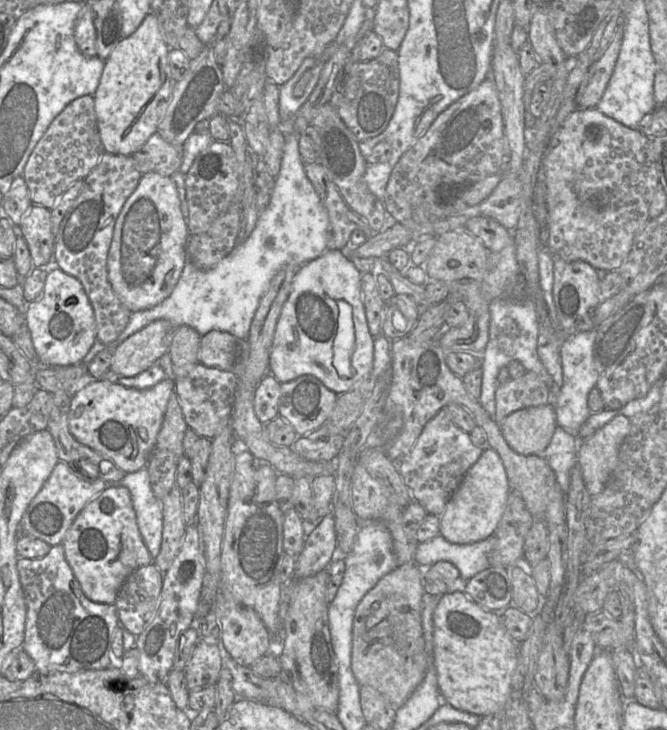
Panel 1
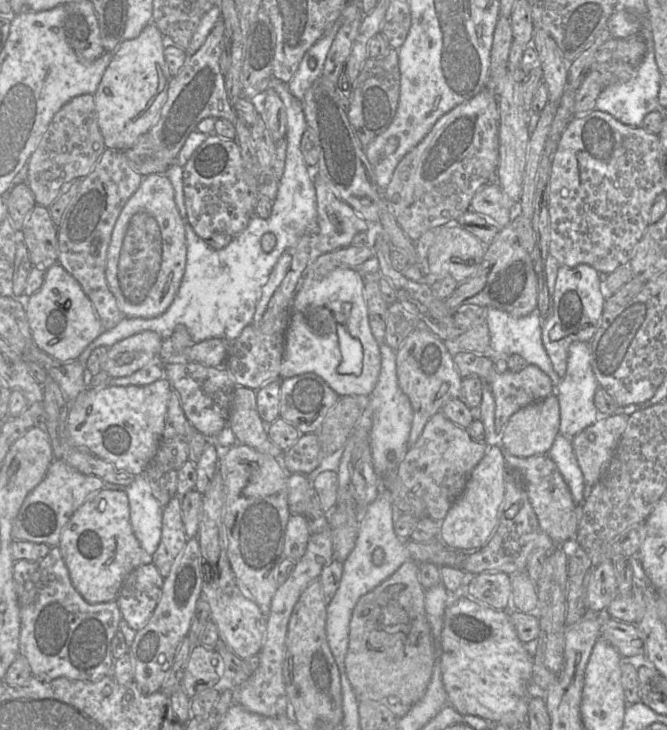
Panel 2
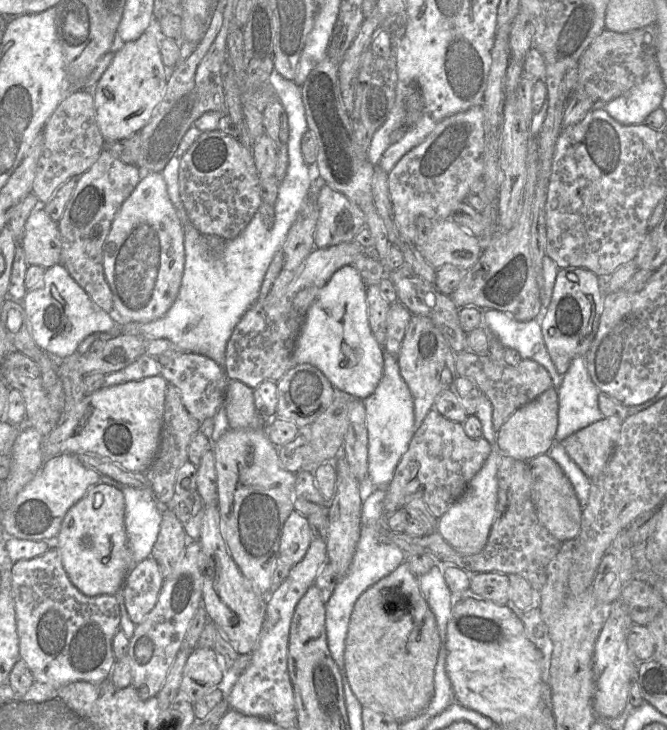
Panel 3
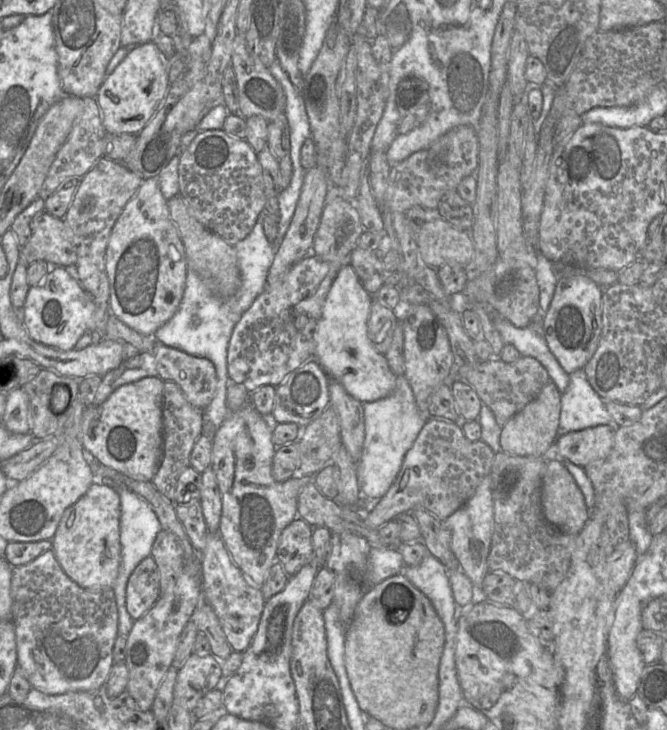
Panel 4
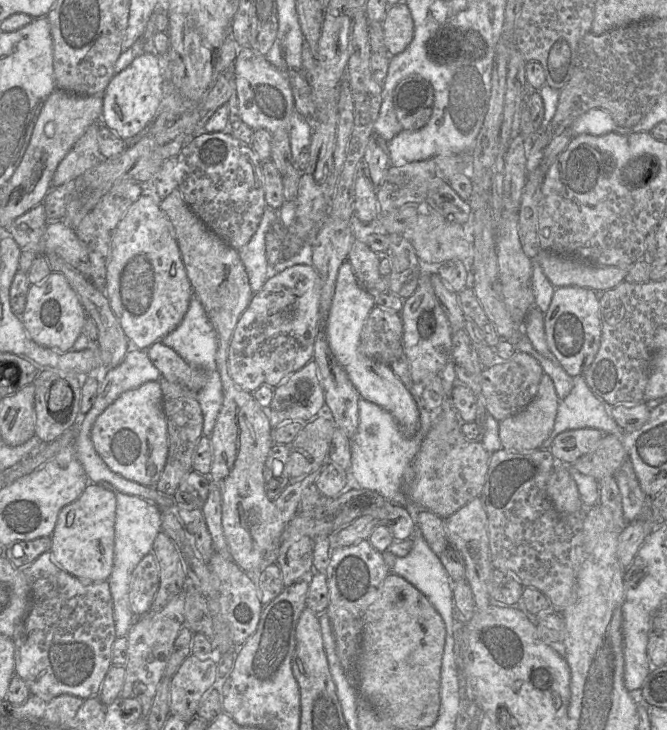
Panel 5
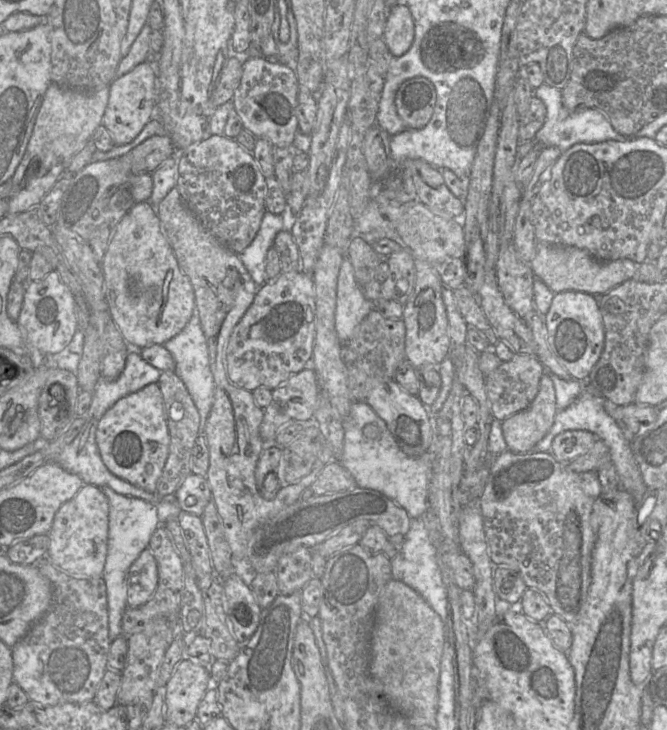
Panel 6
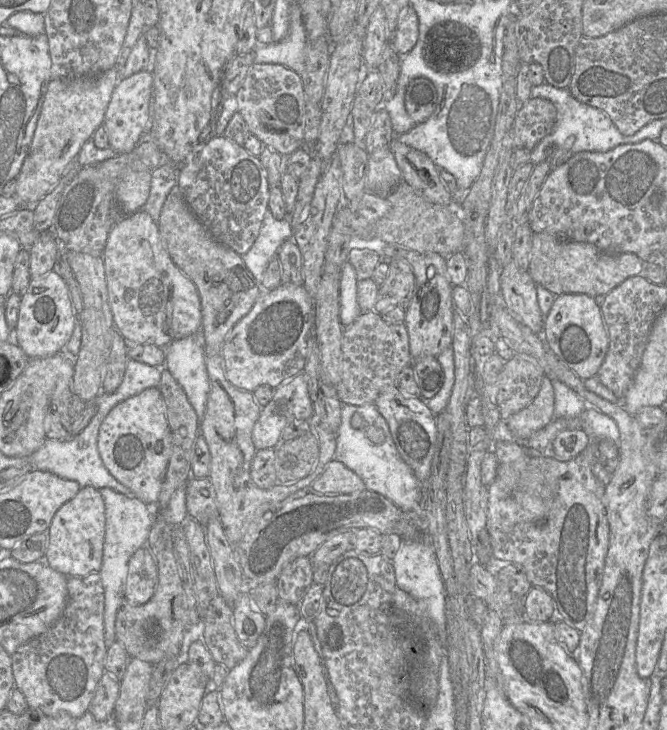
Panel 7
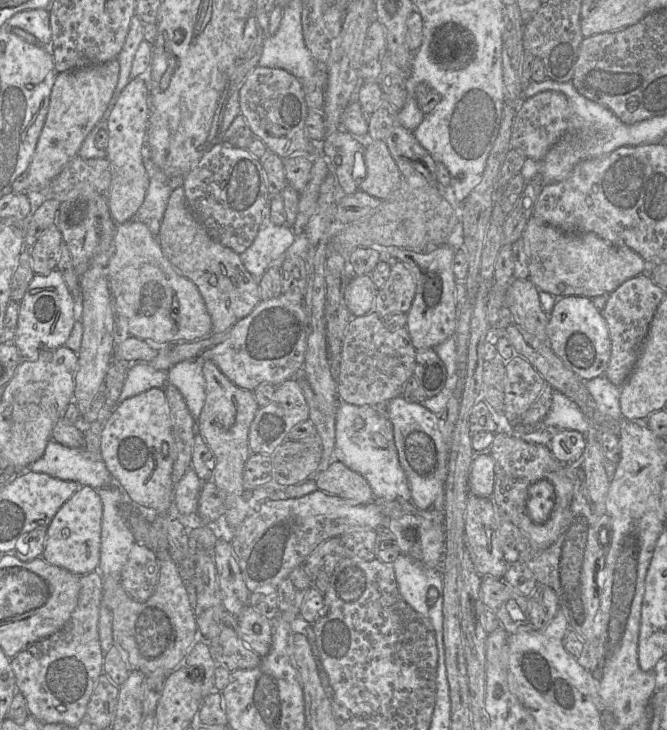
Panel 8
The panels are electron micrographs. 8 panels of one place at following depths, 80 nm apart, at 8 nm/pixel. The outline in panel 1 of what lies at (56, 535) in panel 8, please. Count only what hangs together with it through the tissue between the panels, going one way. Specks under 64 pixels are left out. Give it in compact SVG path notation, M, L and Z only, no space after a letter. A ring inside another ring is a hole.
M110 486L92 498L67 530L62 546L84 595L96 603L114 604L128 575L153 562L137 526L130 491L124 486Z

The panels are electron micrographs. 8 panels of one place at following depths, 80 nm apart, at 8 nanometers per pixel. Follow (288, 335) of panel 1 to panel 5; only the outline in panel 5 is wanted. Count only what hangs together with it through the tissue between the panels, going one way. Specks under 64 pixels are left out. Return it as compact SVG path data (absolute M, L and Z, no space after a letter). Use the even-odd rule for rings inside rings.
M348 260L339 268L335 293L327 321L327 338L337 362L346 371L361 398L373 402L392 414L401 434L413 437L419 428L419 410L409 389L395 375L388 364L372 360L359 350L360 336L370 311L376 305L375 293L364 289L358 282Z

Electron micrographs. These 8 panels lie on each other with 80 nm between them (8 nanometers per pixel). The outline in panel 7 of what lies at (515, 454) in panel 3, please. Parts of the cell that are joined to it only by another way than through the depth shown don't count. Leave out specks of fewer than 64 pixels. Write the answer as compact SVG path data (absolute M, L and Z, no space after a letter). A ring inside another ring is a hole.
M544 376L536 397L525 408L511 415L506 424L516 440L526 440L554 419L554 390Z

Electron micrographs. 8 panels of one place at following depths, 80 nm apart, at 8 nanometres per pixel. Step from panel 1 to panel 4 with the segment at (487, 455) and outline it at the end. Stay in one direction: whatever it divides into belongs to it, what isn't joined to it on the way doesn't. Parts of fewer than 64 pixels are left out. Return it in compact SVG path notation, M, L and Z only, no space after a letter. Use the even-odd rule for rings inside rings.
M486 475L474 494L453 514L443 521L450 534L451 549L458 560L459 568L479 591L489 573L487 558L494 529L494 504L491 492L491 476Z

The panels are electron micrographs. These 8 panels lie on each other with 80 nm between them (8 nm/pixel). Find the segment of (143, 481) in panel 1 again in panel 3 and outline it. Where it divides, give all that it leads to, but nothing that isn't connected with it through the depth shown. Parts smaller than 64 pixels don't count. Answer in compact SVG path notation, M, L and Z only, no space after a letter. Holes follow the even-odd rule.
M121 486L125 500L125 529L134 564L151 556L162 521L162 509L150 489Z

